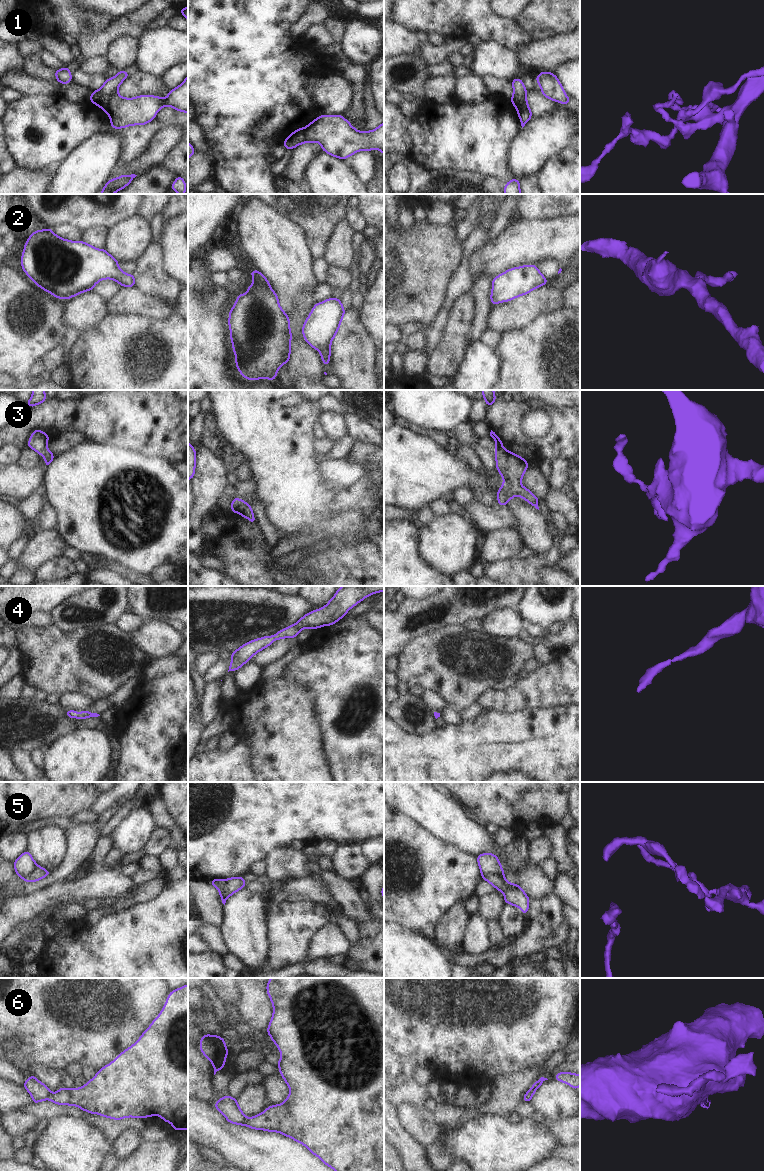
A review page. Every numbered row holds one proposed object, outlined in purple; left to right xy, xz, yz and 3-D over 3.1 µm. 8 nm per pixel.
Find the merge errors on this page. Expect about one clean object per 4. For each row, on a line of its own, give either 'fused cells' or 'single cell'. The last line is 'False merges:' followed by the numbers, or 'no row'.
1: fused cells
2: single cell
3: fused cells
4: single cell
5: fused cells
6: fused cells
False merges: 1, 3, 5, 6

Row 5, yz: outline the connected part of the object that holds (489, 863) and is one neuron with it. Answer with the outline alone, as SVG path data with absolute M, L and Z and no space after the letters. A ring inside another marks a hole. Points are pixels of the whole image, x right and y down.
M483 853L477 856L477 862L482 876L498 874L503 878L505 885L503 891L504 902L520 908L524 916L526 916L529 909L530 897L526 895L521 886L510 883L505 879L505 874L499 858L492 853Z

